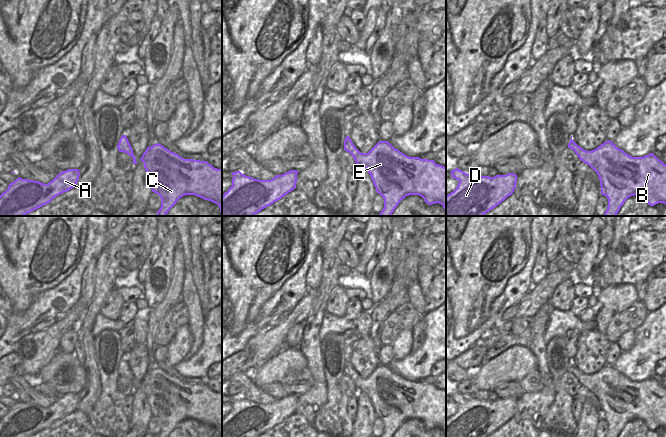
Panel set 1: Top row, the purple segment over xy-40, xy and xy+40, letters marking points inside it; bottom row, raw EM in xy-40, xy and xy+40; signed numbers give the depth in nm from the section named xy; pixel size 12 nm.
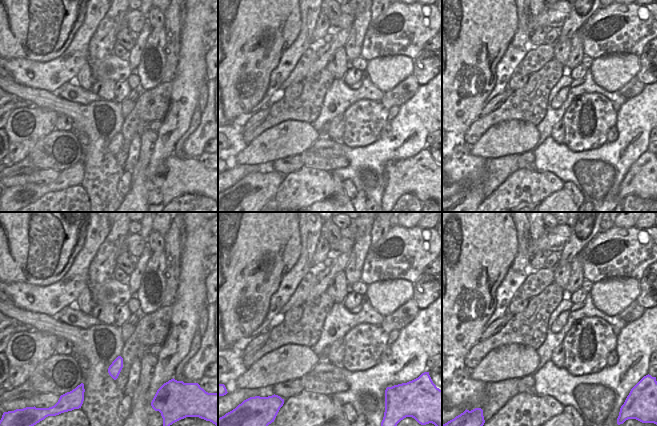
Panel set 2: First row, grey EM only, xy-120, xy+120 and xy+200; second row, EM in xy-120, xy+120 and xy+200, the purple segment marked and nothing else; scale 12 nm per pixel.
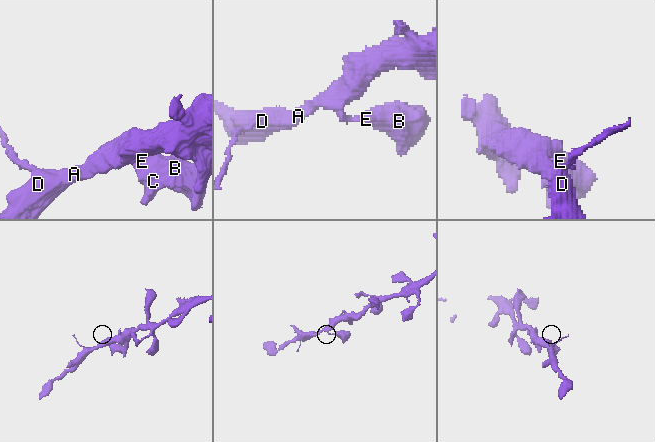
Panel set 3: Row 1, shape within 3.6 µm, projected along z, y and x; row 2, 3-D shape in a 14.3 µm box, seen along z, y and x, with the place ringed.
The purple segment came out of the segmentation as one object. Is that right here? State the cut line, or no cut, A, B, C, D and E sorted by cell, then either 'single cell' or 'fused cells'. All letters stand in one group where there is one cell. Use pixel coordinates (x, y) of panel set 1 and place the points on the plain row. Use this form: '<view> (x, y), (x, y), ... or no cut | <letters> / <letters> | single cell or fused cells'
no cut | A B C D E | single cell

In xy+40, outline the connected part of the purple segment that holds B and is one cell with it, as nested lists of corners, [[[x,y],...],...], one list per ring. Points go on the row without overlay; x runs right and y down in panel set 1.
[[[572,360],[568,372],[572,373],[581,385],[588,388],[597,397],[601,418],[608,423],[605,437],[618,437],[624,426],[634,419],[643,420],[650,430],[658,427],[666,429],[666,388],[654,377],[643,381],[632,381],[619,373],[612,365],[605,365],[596,373],[586,375],[572,364]]]

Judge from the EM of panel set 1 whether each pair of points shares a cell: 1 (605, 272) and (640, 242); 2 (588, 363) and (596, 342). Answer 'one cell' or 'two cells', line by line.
1: one cell
2: one cell

